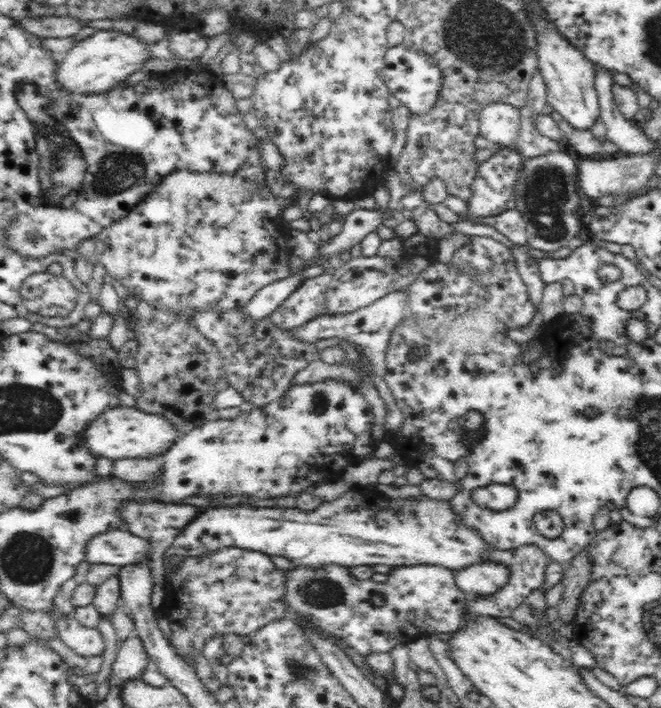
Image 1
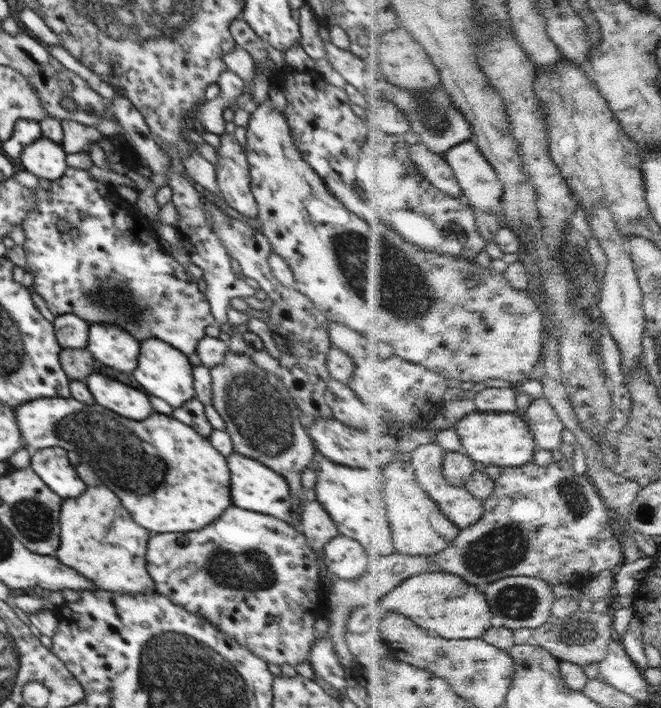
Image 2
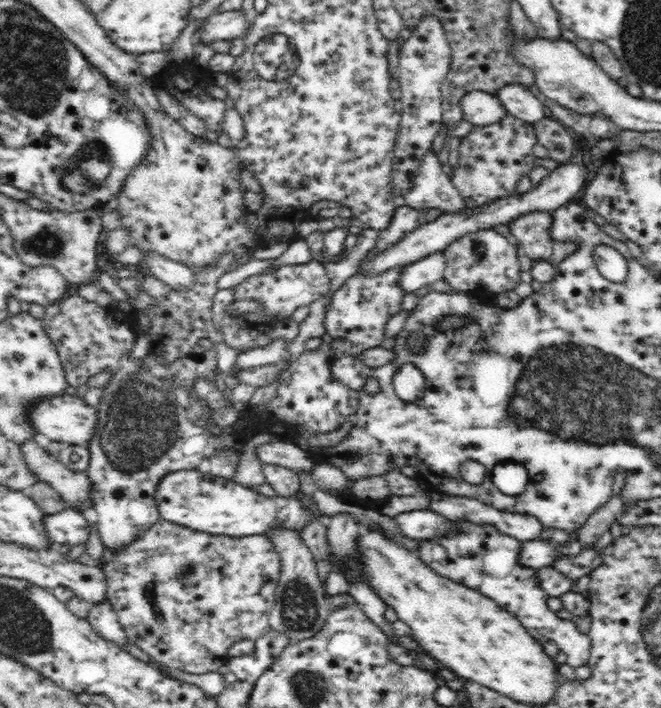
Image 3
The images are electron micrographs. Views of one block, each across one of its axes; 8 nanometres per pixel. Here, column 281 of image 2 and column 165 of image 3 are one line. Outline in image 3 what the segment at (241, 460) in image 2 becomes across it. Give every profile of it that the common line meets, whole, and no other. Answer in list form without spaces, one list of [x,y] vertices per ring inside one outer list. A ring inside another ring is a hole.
[[[199,469],[177,470],[163,476],[155,488],[159,515],[167,521],[192,530],[232,537],[264,535],[274,527],[298,532],[310,520],[308,510],[298,502],[300,497],[264,497],[232,479],[215,476]]]

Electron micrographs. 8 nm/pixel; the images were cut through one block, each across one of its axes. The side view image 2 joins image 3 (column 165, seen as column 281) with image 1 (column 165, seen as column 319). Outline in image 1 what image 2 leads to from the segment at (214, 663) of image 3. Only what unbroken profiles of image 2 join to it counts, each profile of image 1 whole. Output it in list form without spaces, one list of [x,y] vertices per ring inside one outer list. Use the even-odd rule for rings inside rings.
[[[224,547],[200,557],[184,557],[175,566],[175,571],[166,572],[165,575],[163,590],[166,596],[160,613],[170,621],[170,646],[192,667],[195,667],[192,652],[201,652],[205,642],[212,637],[256,633],[272,622],[287,618],[286,573],[272,563],[270,555],[256,550]]]

